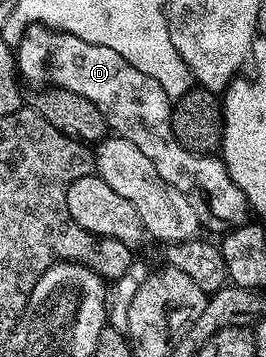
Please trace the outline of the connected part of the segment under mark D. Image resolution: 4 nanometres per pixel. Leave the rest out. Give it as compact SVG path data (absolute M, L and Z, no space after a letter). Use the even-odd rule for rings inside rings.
M33 23L23 30L17 48L17 66L24 84L68 91L93 101L107 119L110 130L115 135L119 134L116 136L120 140L133 141L133 145L137 145L137 149L157 165L157 173L161 173L161 177L165 177L165 181L180 191L189 205L193 205L200 228L213 226L215 219L219 223L227 223L228 228L248 222L247 198L229 177L222 158L194 155L181 146L177 137L173 137L171 128L172 100L167 98L165 89L161 89L153 77L145 77L145 73L133 69L125 57L113 53L113 49L89 45L89 41L73 37L73 33Z

